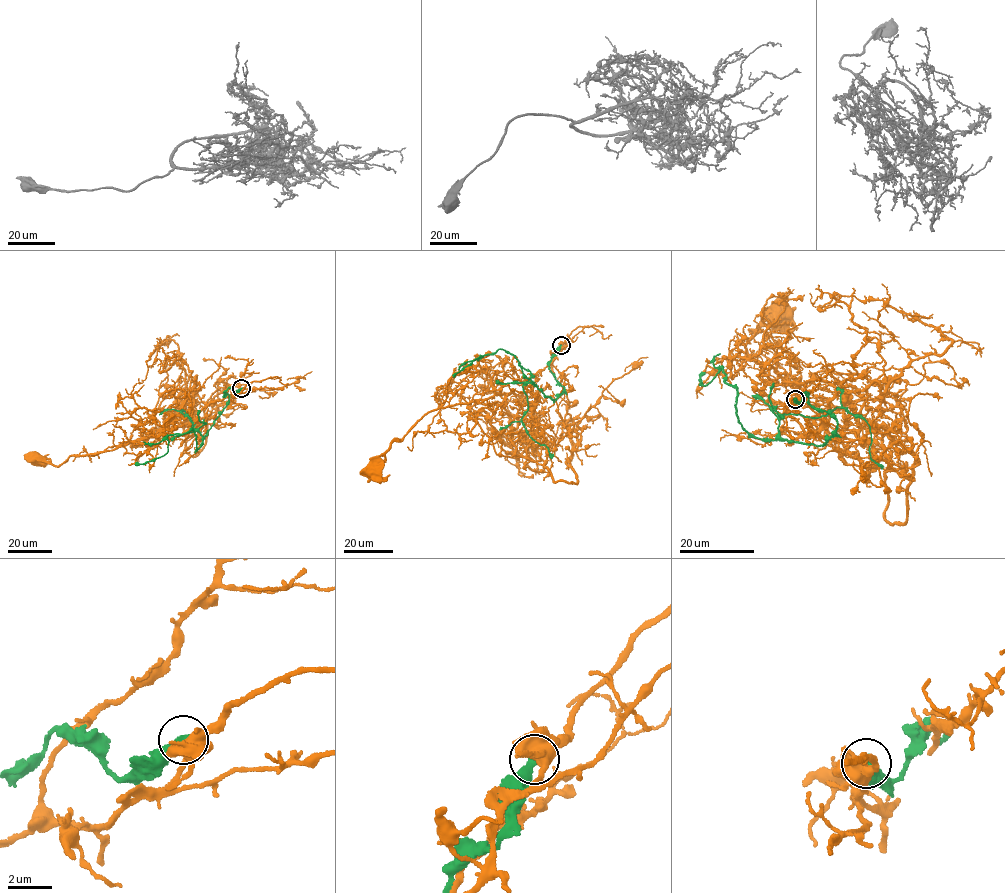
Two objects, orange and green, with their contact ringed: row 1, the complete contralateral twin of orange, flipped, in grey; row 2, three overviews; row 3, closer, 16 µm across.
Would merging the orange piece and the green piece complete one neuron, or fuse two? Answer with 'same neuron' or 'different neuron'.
different neuron

